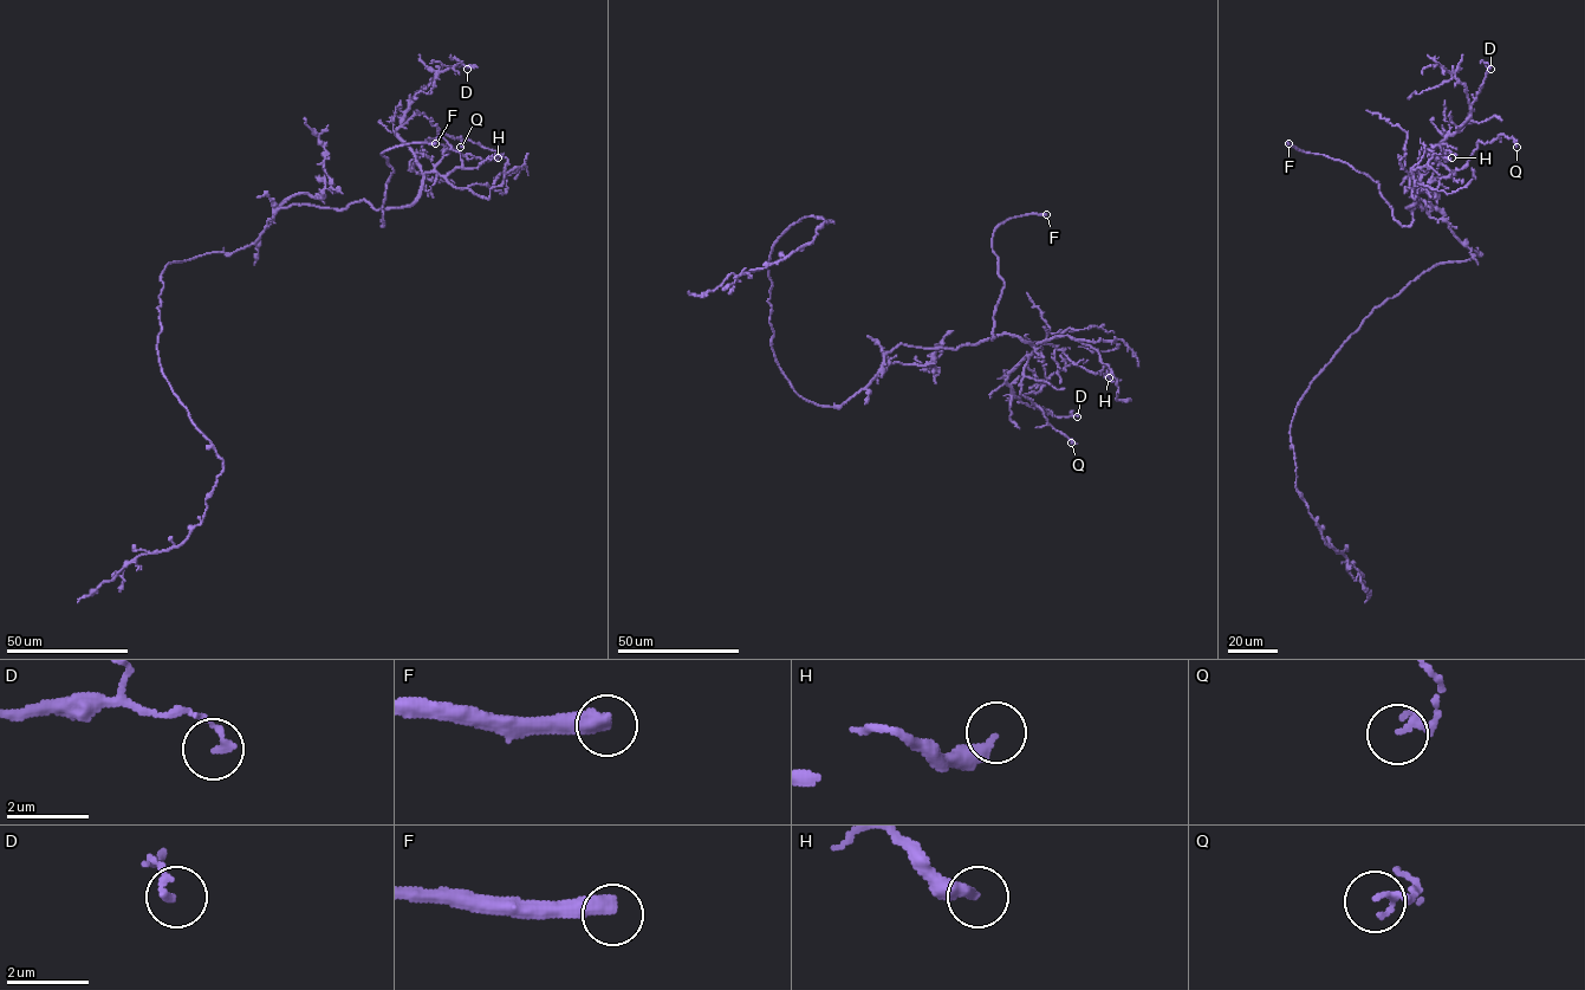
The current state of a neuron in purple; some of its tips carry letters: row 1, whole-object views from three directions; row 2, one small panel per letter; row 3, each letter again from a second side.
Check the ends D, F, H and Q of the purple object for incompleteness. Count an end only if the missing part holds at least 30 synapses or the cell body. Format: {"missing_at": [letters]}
{"missing_at": ["F"]}

